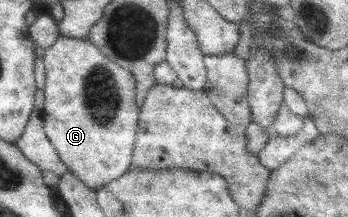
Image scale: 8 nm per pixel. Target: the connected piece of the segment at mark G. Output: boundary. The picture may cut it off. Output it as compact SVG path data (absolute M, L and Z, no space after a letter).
M59 36L55 43L44 50L45 96L41 116L44 131L68 171L75 174L87 187L98 189L108 181L121 177L130 169L139 119L136 104L136 81L133 74L107 59L88 39Z

